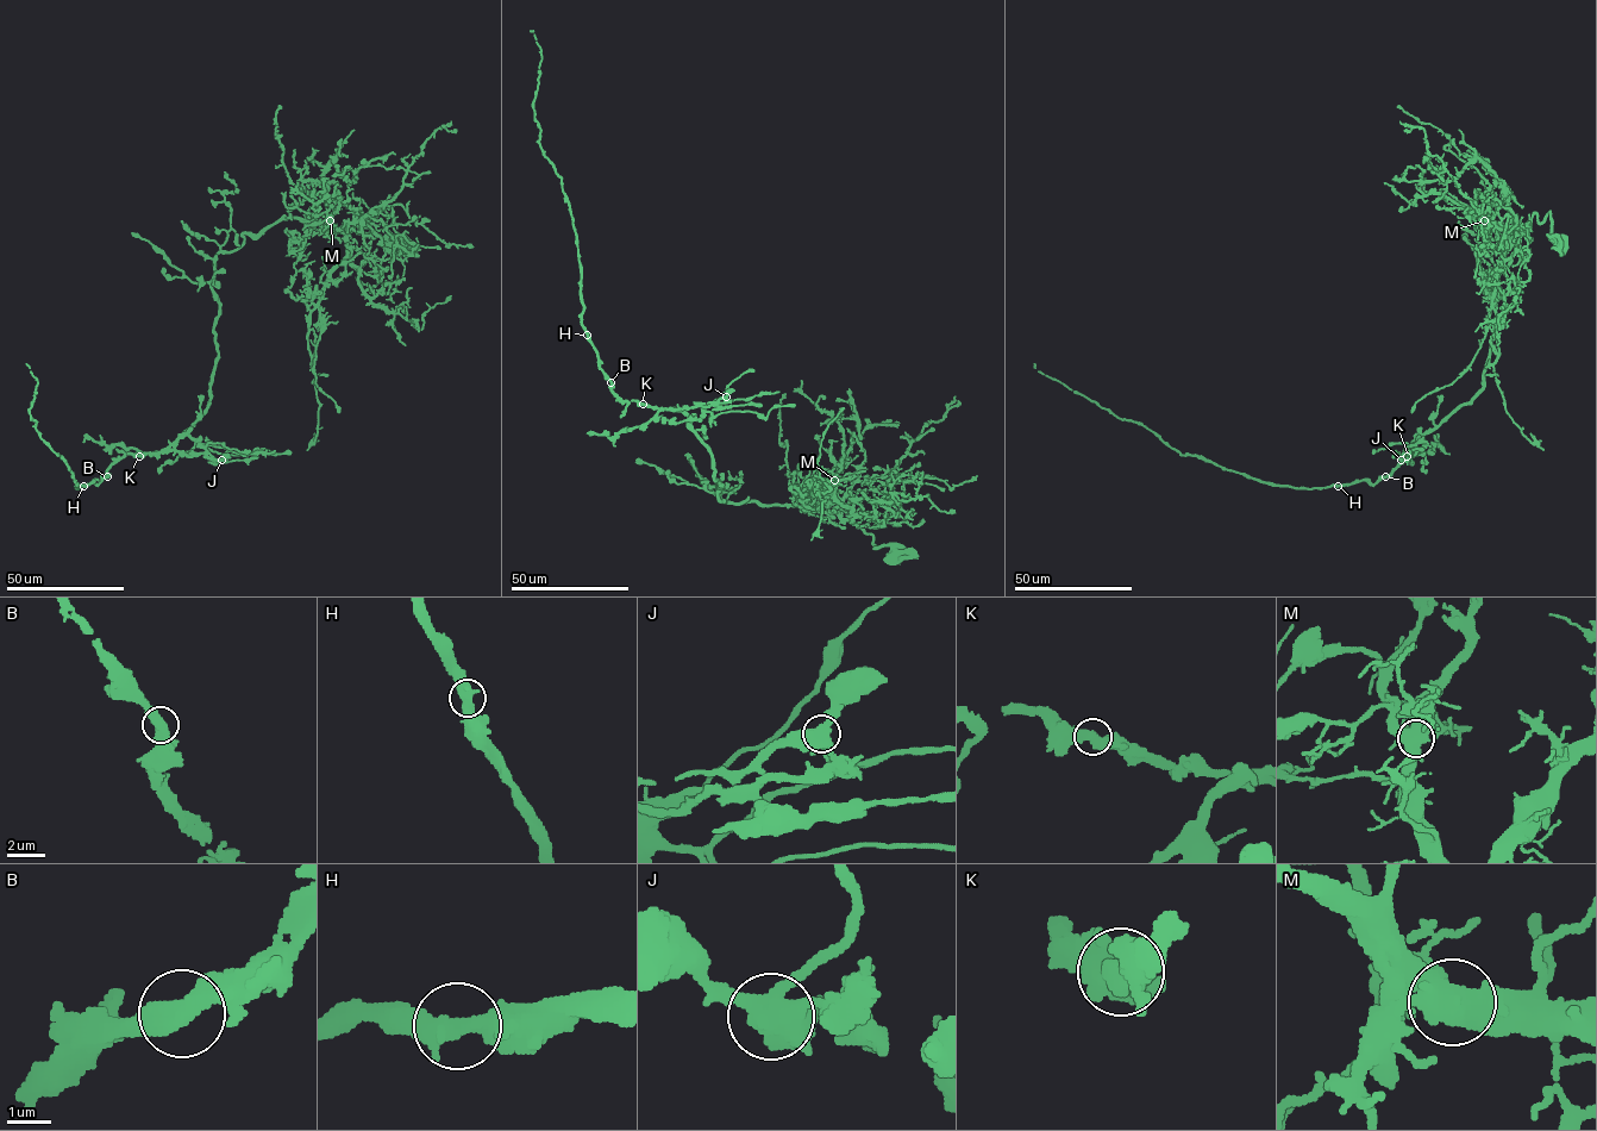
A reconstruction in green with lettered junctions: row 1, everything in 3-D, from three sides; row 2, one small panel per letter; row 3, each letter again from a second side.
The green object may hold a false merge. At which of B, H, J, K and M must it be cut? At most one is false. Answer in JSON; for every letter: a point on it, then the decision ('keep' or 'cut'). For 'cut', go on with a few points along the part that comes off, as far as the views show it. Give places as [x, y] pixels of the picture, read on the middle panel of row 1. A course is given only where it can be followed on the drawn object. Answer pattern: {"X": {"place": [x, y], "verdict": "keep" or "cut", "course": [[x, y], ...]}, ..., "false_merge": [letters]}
{"B": {"place": [611, 382], "verdict": "keep"}, "H": {"place": [587, 335], "verdict": "keep"}, "J": {"place": [726, 397], "verdict": "cut", "course": [[726, 397], [667, 410], [612, 391], [582, 325], [569, 202], [539, 143], [542, 49], [530, 30]]}, "K": {"place": [643, 404], "verdict": "keep"}, "M": {"place": [834, 480], "verdict": "keep"}, "false_merge": ["J"]}

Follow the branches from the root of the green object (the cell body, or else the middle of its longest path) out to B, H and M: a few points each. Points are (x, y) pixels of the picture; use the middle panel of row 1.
B: (896, 554), (834, 512), (720, 501), (713, 454), (690, 419), (622, 401), (612, 382)
H: (896, 554), (834, 512), (720, 501), (713, 454), (690, 419), (622, 401), (587, 335)
M: (896, 554), (890, 545), (875, 548), (880, 547), (871, 535), (841, 517), (835, 510), (840, 499), (834, 480)

